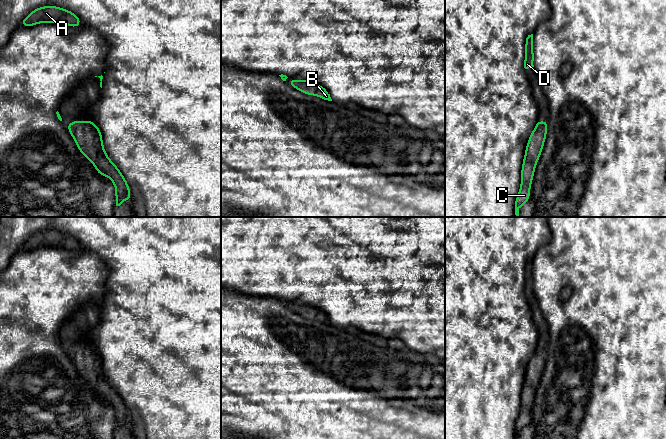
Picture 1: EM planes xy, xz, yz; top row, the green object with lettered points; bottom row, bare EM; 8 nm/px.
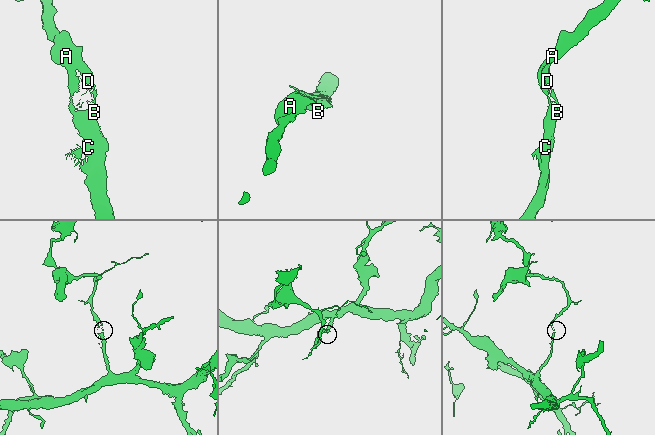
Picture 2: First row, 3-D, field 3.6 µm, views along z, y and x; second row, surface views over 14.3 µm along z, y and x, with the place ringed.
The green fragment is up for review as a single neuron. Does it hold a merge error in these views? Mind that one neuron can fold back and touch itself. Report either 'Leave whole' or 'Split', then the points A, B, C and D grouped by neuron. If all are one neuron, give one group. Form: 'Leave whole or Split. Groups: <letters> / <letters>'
Leave whole. Groups: A B C D

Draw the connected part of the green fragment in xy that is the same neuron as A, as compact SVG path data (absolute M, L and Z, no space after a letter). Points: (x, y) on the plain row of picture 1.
M43 230L36 232L25 241L21 246L21 250L29 251L44 246L64 248L71 251L81 249L80 243L73 236L57 230Z

